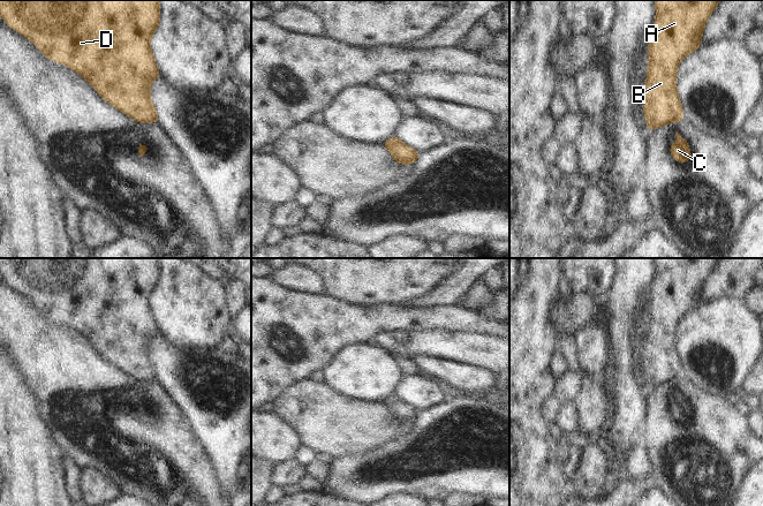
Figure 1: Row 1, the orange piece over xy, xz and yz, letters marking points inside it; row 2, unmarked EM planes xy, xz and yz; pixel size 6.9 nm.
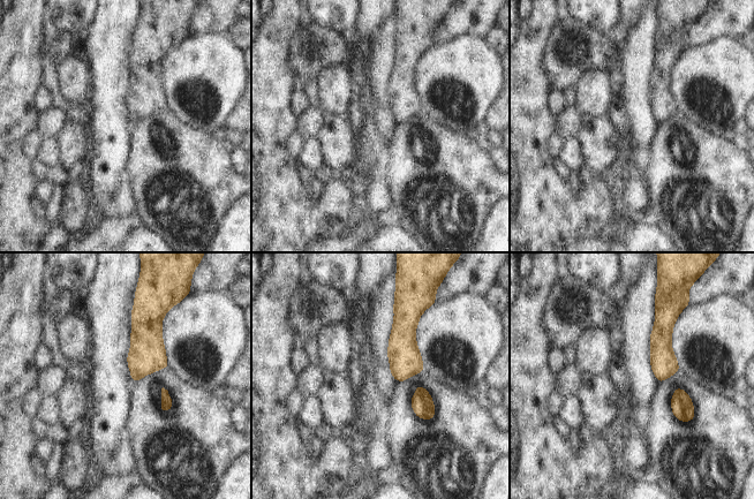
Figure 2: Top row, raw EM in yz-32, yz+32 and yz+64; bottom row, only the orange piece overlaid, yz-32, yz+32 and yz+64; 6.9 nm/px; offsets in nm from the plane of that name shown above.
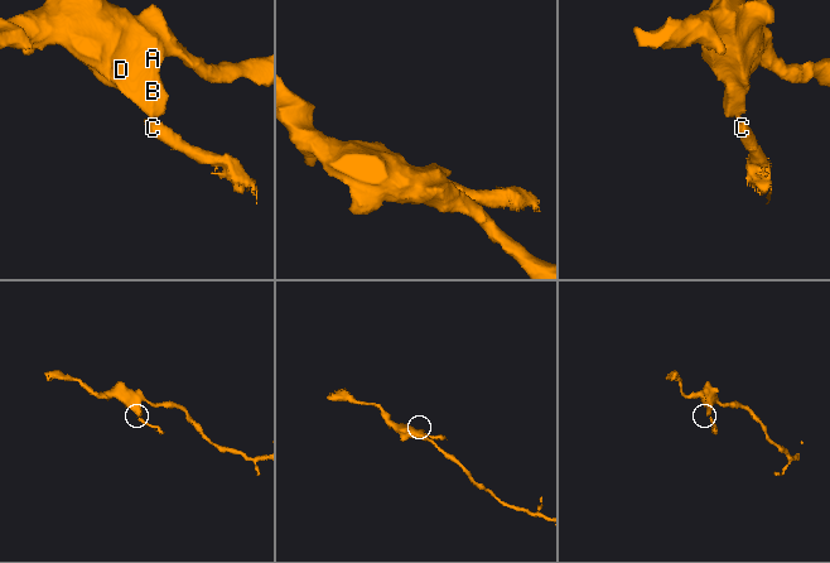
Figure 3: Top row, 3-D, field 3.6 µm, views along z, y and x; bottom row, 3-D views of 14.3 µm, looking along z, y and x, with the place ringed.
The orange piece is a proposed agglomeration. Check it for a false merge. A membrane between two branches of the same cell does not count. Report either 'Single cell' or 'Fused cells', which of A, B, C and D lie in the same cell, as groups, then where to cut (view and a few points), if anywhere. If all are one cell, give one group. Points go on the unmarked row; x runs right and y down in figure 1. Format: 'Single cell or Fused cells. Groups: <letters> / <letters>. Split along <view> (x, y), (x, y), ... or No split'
Fused cells. Groups: A B D / C. Split along yz (682, 374), (675, 378)

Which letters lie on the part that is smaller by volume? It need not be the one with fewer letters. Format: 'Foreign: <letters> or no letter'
Foreign: C

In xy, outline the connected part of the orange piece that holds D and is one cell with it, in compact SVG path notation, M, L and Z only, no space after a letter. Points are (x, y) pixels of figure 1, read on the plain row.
M0 258L0 274L9 286L33 301L47 317L66 323L81 333L109 363L139 382L150 383L158 380L157 367L151 358L150 347L153 339L160 334L151 308L151 295L160 282L160 258Z

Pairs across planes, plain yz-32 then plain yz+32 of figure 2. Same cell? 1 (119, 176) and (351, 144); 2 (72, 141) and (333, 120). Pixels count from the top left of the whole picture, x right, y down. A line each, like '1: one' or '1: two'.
1: two
2: one

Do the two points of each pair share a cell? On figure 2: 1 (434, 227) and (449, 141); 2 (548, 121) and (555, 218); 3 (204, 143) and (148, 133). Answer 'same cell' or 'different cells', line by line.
1: same cell
2: same cell
3: same cell

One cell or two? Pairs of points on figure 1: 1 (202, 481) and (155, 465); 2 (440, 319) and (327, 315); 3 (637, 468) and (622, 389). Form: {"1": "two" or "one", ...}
{"1": "one", "2": "one", "3": "two"}

